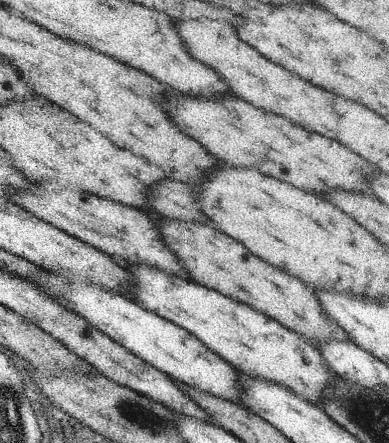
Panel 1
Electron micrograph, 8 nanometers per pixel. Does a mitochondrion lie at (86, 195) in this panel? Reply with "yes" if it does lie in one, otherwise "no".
no

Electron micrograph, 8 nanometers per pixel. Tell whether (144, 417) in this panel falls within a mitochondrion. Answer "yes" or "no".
yes

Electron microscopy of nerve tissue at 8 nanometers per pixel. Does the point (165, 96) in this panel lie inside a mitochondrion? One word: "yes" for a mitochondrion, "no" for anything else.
no

